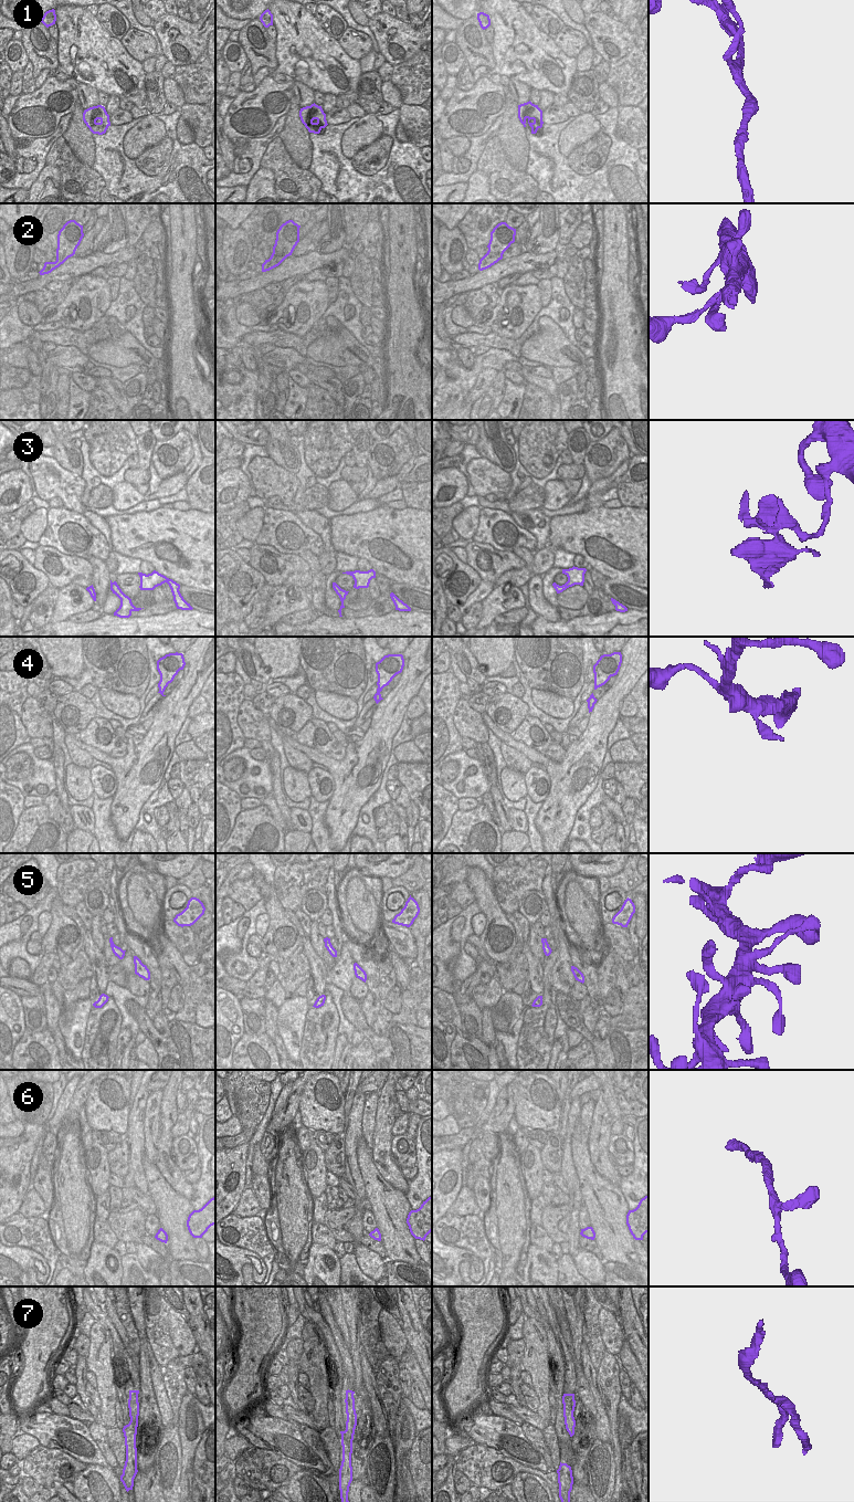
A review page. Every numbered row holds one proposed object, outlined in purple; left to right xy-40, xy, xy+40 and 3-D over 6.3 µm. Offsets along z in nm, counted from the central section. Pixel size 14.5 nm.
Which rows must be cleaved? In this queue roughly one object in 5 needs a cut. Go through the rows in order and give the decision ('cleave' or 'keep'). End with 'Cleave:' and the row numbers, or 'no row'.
1: keep
2: keep
3: keep
4: keep
5: keep
6: keep
7: cleave
Cleave: 7

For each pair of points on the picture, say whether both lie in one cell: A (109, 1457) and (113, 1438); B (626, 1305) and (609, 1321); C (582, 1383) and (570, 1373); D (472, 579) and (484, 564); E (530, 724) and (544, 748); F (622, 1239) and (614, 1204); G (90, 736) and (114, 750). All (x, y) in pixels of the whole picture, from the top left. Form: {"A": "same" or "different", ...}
{"A": "different", "B": "different", "C": "different", "D": "different", "E": "same", "F": "same", "G": "same"}

